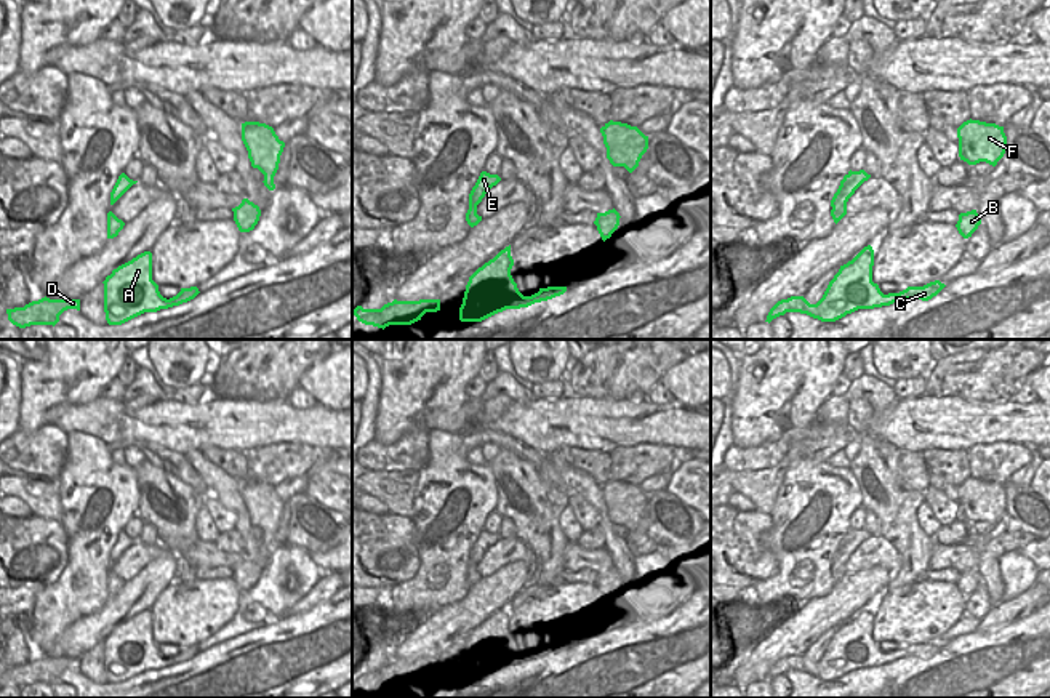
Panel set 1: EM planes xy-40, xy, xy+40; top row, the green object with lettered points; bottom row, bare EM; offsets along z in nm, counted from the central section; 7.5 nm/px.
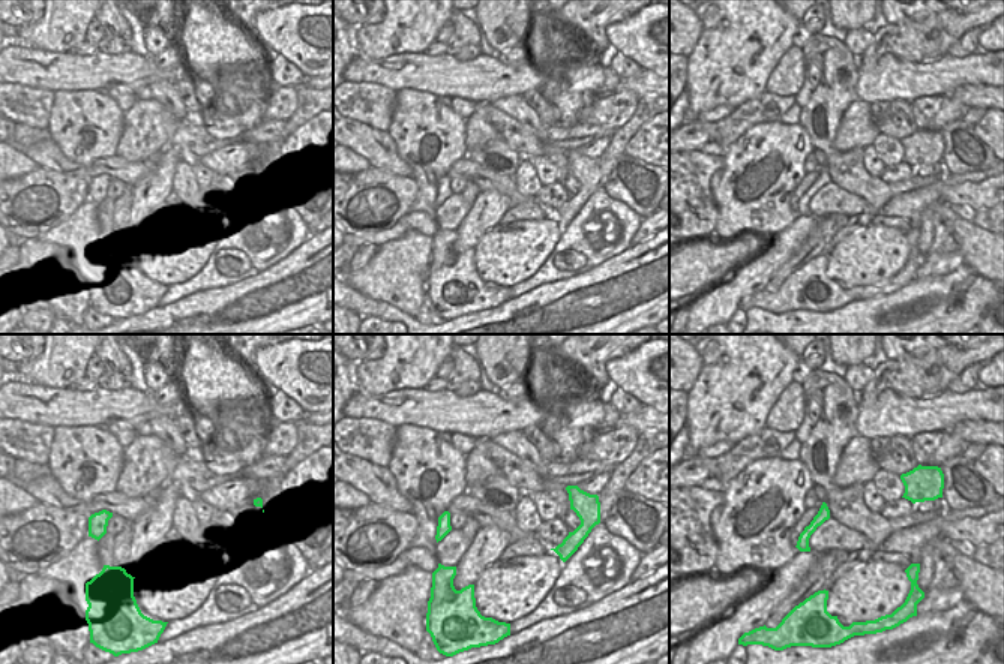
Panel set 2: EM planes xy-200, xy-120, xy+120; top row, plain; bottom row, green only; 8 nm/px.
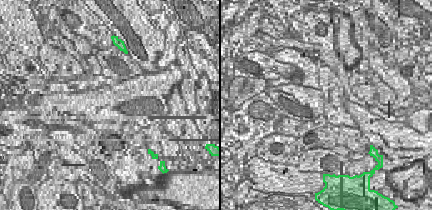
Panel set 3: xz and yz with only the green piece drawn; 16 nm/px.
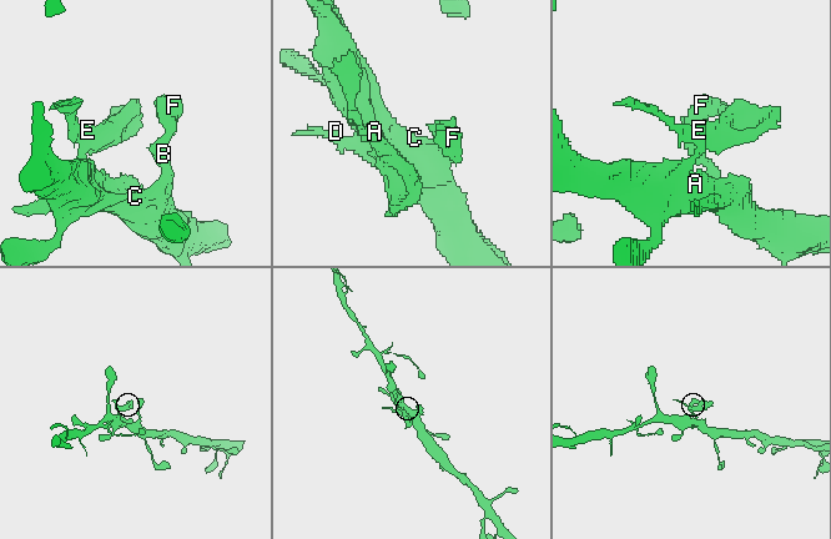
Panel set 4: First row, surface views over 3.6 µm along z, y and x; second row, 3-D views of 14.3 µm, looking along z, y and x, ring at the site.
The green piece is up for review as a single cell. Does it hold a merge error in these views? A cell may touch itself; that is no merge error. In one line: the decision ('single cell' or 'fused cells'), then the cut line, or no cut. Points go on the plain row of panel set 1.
fused cells; cut xy (469, 561), (476, 569)

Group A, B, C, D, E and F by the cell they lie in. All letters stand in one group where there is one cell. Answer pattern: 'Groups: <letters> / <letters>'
Groups: A B C D F / E.

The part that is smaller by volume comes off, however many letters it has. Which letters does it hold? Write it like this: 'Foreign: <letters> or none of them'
Foreign: E

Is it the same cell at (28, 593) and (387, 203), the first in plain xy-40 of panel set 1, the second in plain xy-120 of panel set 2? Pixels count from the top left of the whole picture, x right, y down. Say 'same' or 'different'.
different

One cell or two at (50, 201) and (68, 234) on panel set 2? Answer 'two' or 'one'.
two

